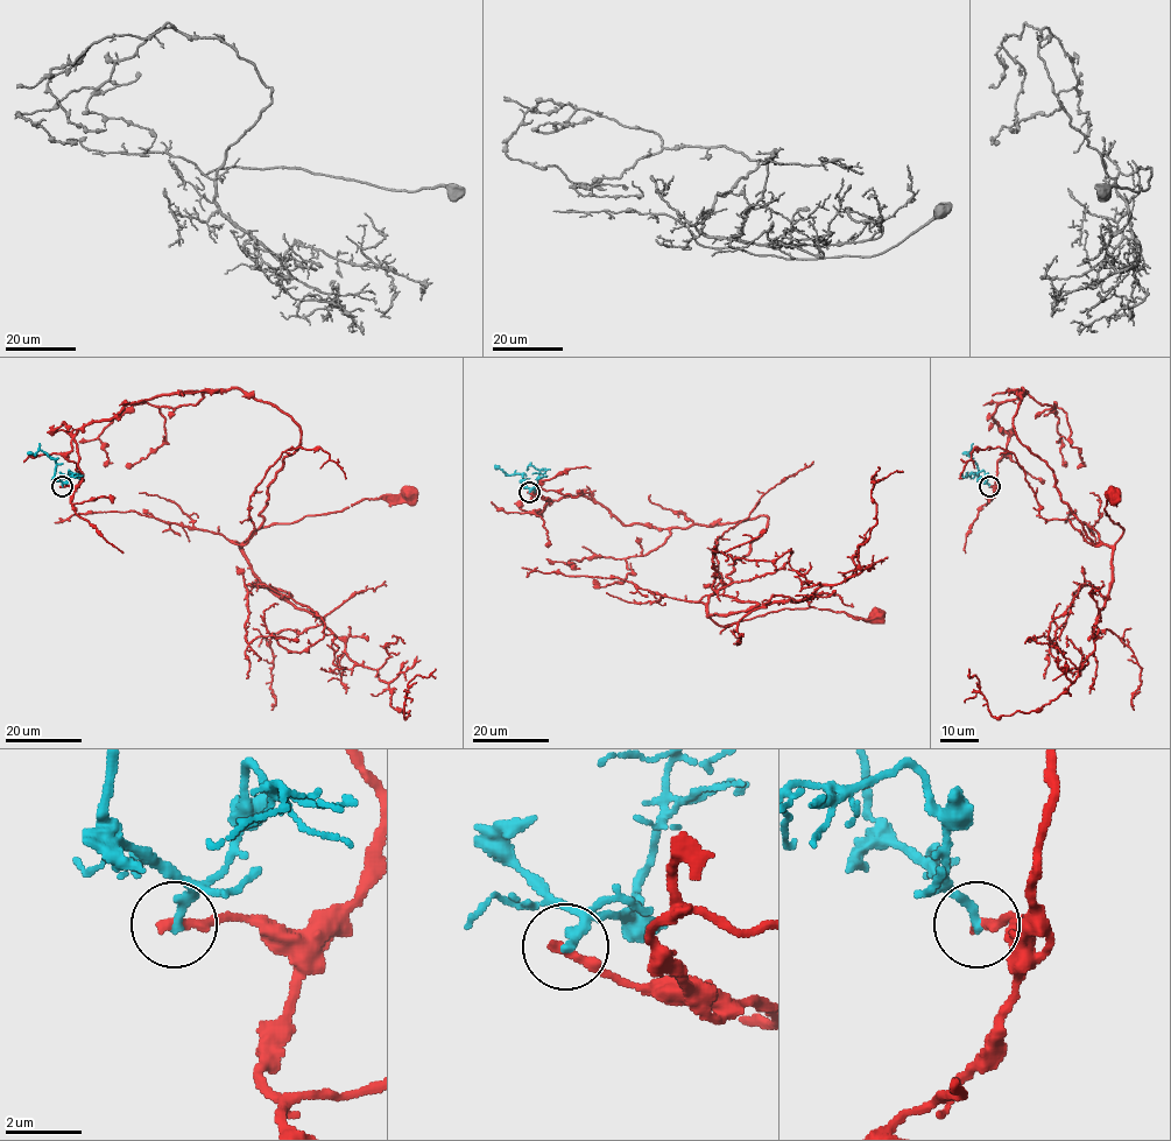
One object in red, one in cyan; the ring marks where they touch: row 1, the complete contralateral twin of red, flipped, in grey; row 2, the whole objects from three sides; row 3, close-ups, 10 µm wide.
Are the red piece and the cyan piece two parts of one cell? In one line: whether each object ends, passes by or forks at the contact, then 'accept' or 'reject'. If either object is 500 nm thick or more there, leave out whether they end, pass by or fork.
red ends there; cyan ends there; reject

